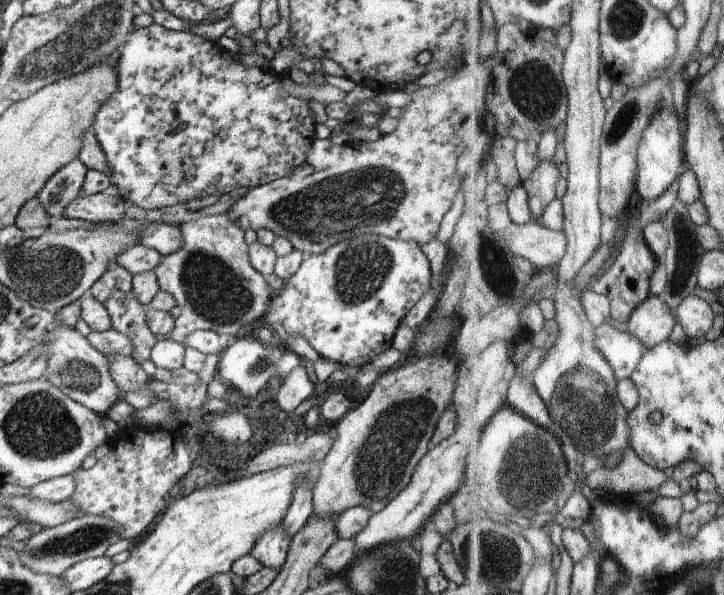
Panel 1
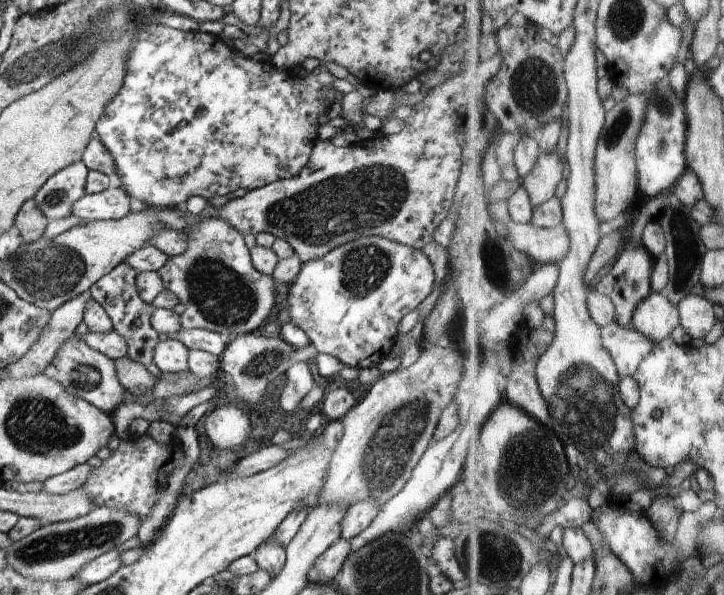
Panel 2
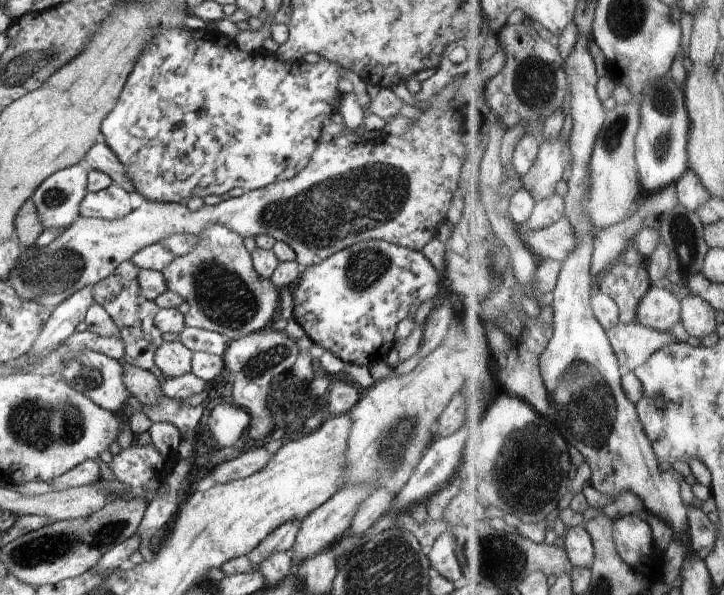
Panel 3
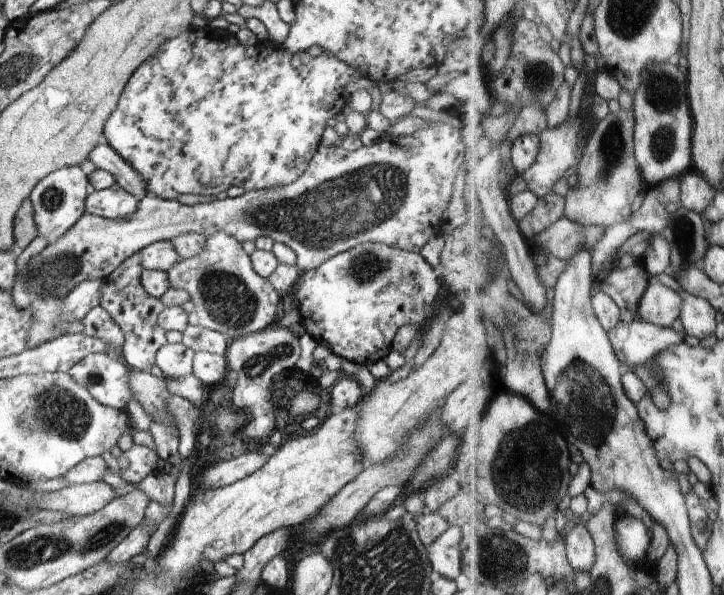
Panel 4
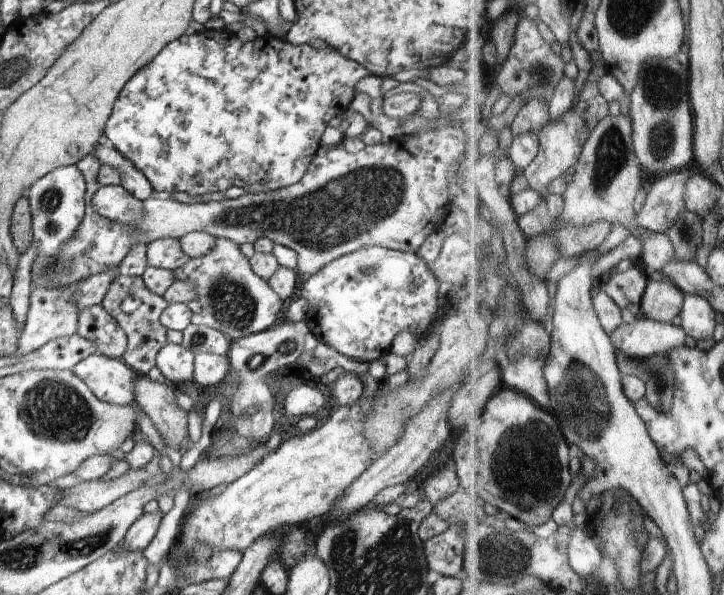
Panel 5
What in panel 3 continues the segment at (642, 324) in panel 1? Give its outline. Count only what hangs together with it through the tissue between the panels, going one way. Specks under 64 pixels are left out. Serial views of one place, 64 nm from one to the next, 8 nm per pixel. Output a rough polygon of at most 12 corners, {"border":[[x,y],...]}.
{"border":[[654,284],[639,321],[662,332],[682,322],[684,302]]}

